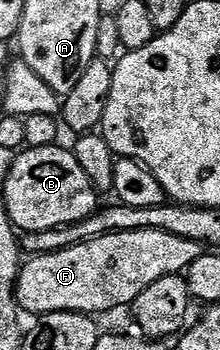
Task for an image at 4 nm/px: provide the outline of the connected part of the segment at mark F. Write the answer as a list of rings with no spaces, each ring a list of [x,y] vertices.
[[[141,229],[140,231],[124,231],[123,233],[109,233],[79,245],[73,245],[60,251],[39,253],[31,256],[18,272],[16,296],[18,304],[33,315],[43,313],[84,313],[99,315],[109,309],[122,309],[133,306],[140,295],[140,291],[152,287],[156,279],[177,277],[185,274],[196,259],[200,259],[204,246],[192,239],[180,239],[180,235],[168,235],[168,231],[155,229]]]

